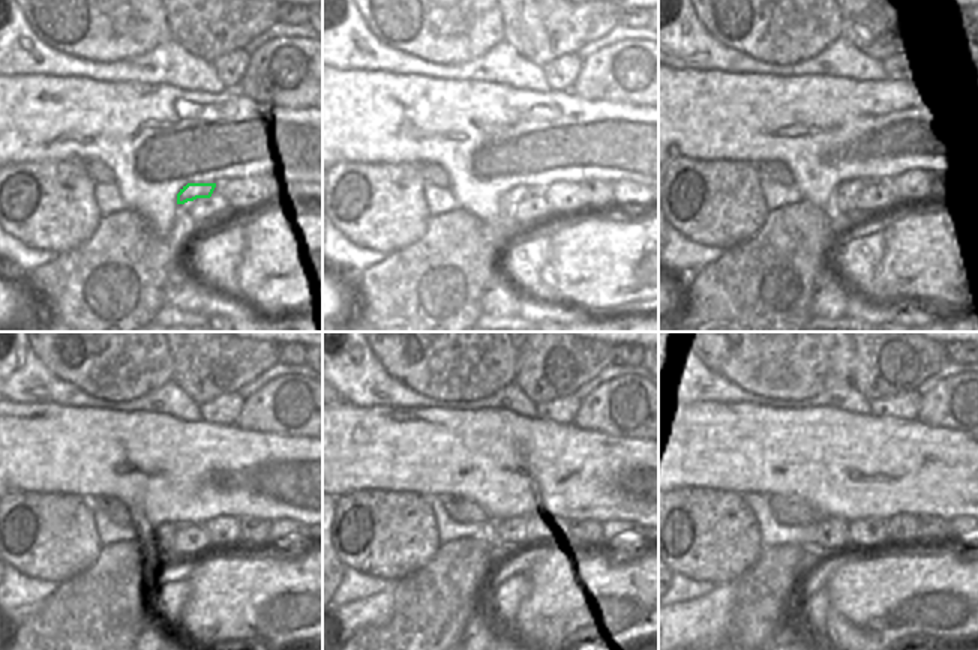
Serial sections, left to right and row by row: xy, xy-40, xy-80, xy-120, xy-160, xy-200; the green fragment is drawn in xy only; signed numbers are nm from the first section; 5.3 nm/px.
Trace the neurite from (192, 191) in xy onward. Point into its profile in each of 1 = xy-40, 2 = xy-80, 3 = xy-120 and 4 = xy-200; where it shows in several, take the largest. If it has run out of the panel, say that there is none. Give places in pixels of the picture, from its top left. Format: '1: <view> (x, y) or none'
1: xy-40 (515, 195)
2: xy-80 (836, 207)
3: xy-120 (164, 536)
4: xy-200 (833, 533)

